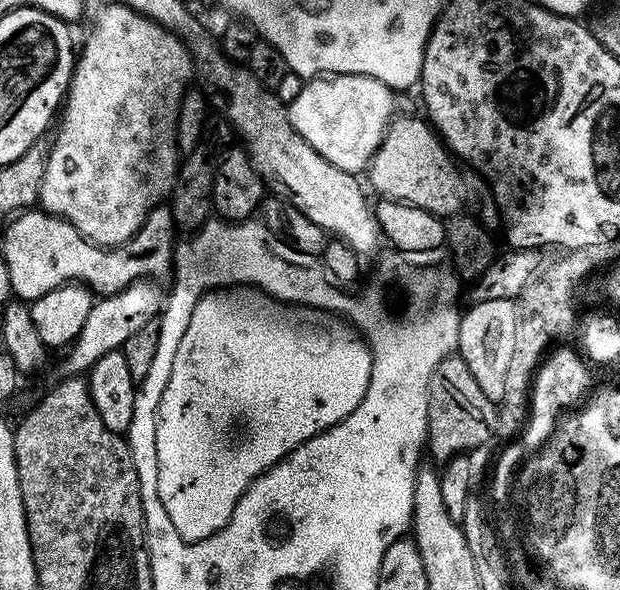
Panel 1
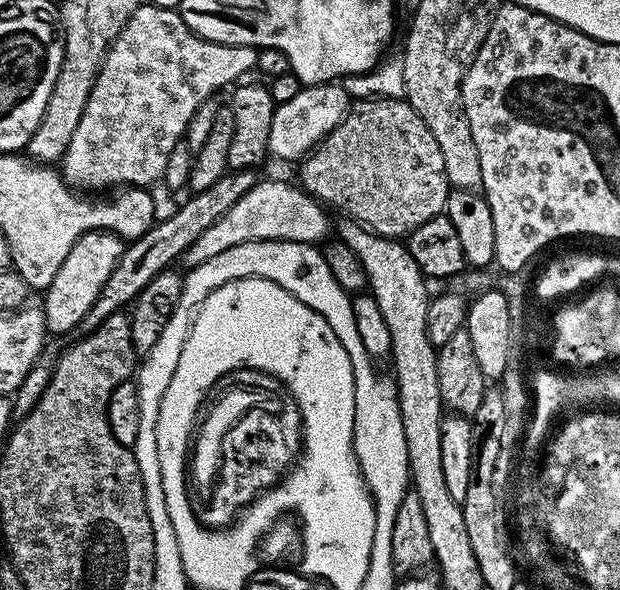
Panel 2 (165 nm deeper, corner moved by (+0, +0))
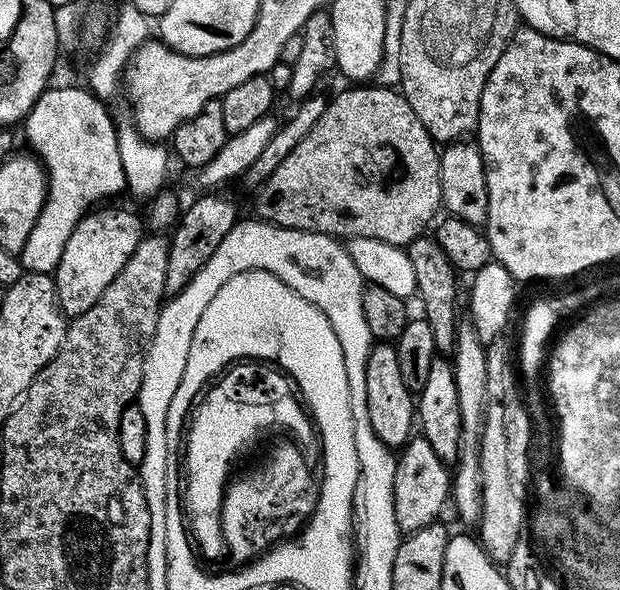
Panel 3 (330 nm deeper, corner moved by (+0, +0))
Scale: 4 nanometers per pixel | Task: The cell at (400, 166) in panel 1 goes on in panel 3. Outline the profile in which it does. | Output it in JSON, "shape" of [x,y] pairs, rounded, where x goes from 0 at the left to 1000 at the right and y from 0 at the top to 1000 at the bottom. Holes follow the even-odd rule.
{"shape":[[[561,146],[556,156],[548,156],[542,164],[529,169],[526,186],[519,186],[519,200],[513,200],[513,207],[506,207],[500,227],[494,227],[494,234],[487,234],[487,241],[481,241],[481,247],[474,247],[474,254],[468,254],[468,261],[461,261],[461,268],[455,268],[448,288],[442,288],[442,295],[435,295],[435,302],[429,302],[429,308],[411,320],[411,364],[418,371],[447,380],[450,386],[518,393],[523,400],[540,400],[555,410],[571,403],[603,403],[610,410],[647,417],[655,417],[668,403],[674,403],[689,388],[684,385],[690,378],[695,381],[705,371],[703,358],[708,361],[713,347],[710,342],[710,258],[703,239],[687,220],[687,214],[681,214],[681,207],[674,207],[674,193],[668,193],[668,186],[661,186],[661,173],[655,173],[652,161],[639,149],[594,147],[600,146]]]}

